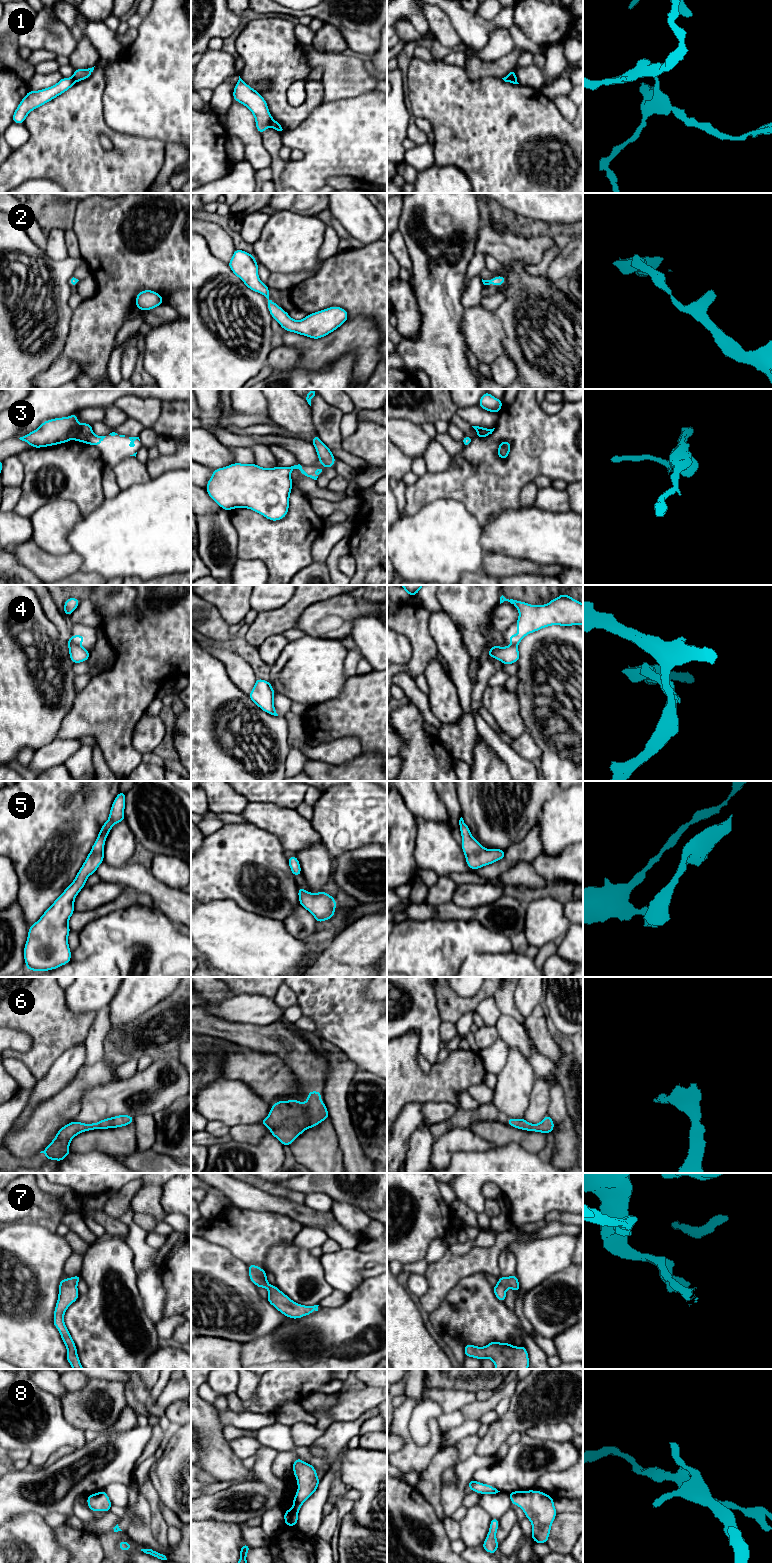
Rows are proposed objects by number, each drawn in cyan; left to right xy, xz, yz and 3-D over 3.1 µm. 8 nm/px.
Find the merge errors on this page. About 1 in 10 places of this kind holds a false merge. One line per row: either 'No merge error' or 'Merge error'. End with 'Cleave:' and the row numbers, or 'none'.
1: Merge error
2: No merge error
3: No merge error
4: Merge error
5: No merge error
6: No merge error
7: No merge error
8: No merge error
Cleave: 1, 4

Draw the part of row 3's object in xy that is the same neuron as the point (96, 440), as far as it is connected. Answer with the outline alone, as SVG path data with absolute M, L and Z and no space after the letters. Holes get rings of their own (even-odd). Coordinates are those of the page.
M77 413L69 417L54 418L44 421L38 429L19 439L33 448L53 446L70 441L79 441L98 447L106 436L97 436L89 423L80 424Z

